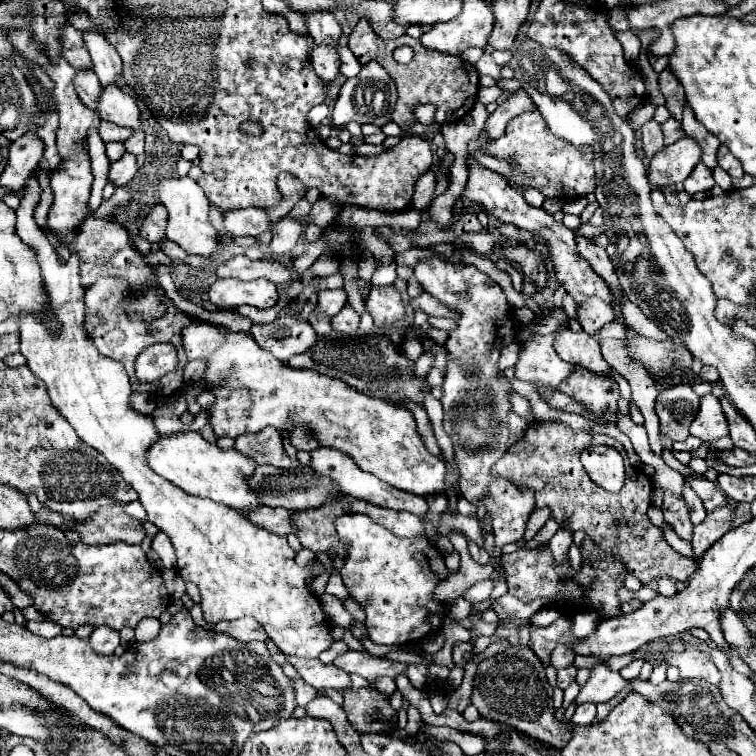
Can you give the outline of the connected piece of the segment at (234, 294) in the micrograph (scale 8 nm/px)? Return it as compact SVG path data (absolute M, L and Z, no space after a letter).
M217 279L209 289L209 299L217 307L237 309L241 305L251 305L257 309L269 309L277 303L277 287L267 279Z

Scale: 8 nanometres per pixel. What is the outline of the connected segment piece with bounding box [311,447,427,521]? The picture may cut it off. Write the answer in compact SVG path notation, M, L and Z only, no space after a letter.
M319 447L315 451L311 451L311 467L331 479L335 479L339 483L339 487L343 489L343 493L365 499L373 505L379 507L387 507L393 511L409 511L413 515L417 515L421 521L423 517L427 517L427 501L425 497L419 497L415 493L403 493L401 489L391 489L391 485L383 485L383 481L379 481L379 477L371 475L371 473L363 473L355 461L351 461L351 457L347 457L345 453L339 453L337 449L327 449L327 447Z

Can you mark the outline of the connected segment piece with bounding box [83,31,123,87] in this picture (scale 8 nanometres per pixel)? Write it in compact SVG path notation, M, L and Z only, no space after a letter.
M83 33L85 47L89 49L89 55L93 59L95 75L99 77L101 85L117 85L117 77L123 73L123 61L115 47L99 33Z

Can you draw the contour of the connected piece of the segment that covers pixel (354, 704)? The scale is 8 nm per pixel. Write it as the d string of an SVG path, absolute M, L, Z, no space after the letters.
M353 677L353 687L341 691L343 693L343 711L347 713L349 723L359 733L383 733L397 731L397 725L391 725L395 709L389 699L377 691L363 677Z

